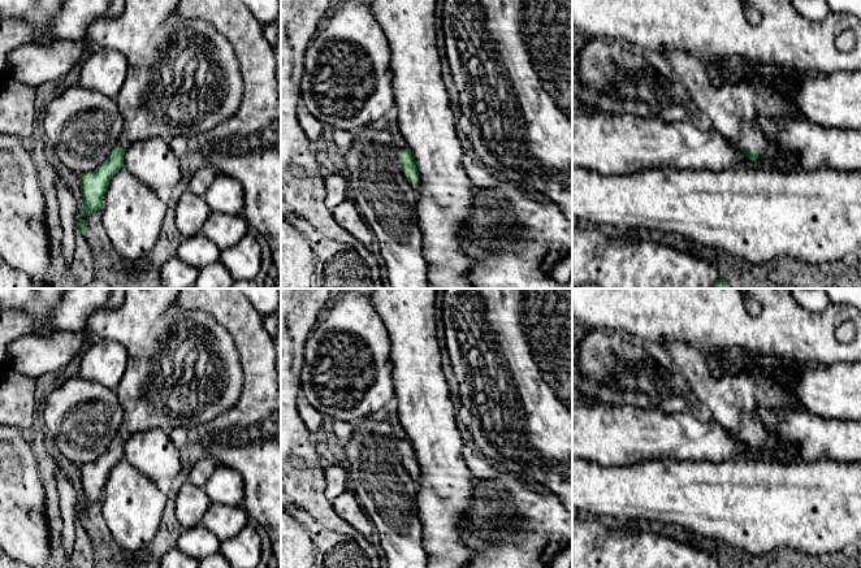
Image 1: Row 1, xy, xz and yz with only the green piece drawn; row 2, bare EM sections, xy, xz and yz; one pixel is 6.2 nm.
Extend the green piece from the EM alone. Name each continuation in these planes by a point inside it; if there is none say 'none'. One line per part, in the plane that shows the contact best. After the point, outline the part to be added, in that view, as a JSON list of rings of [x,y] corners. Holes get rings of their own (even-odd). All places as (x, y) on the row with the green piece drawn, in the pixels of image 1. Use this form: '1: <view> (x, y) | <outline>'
1: yz (689, 34) | [[[572,0],[572,32],[581,36],[620,38],[657,52],[674,68],[679,78],[678,86],[684,90],[701,113],[710,117],[714,129],[736,147],[756,151],[758,155],[765,155],[769,146],[757,122],[760,114],[776,120],[808,121],[808,118],[784,94],[758,79],[715,87],[708,71],[710,62],[722,64],[728,57],[736,56],[750,64],[763,62],[819,74],[861,71],[861,18],[845,12],[831,12],[822,21],[812,21],[801,16],[791,0]],[[747,5],[760,13],[757,25],[747,19]],[[847,30],[854,34],[856,44],[849,51],[841,51],[836,47],[835,40]]]

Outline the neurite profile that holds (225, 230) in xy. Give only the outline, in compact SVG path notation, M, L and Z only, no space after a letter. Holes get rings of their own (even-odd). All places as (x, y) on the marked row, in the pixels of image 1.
M211 212L202 233L207 235L221 251L235 246L251 230L242 214Z

